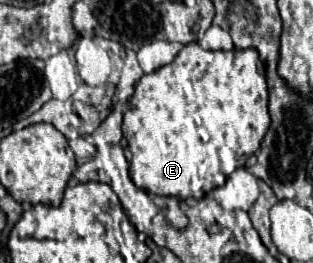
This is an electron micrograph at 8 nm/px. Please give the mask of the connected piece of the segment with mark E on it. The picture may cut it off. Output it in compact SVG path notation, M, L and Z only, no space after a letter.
M197 42L185 44L171 64L145 74L137 82L135 94L129 98L123 116L123 136L133 154L129 176L137 188L151 194L175 196L179 200L201 200L213 188L225 184L231 172L245 166L247 158L257 152L269 124L265 66L253 48L213 52L201 48Z

